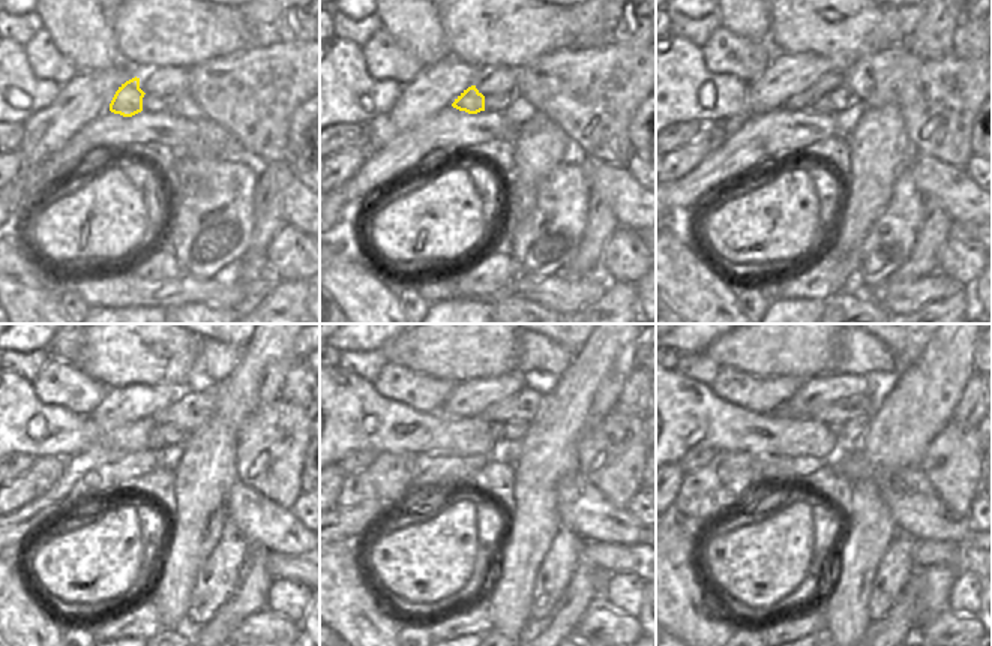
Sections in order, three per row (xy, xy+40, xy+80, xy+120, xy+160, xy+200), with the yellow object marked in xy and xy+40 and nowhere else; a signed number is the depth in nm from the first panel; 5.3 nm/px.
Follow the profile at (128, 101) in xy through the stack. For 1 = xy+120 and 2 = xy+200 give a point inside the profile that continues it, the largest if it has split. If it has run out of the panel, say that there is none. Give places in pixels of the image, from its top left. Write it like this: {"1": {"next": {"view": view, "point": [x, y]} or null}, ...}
{"1": {"next": {"view": "xy+120", "point": [155, 442]}}, "2": {"next": {"view": "xy+200", "point": [836, 429]}}}

